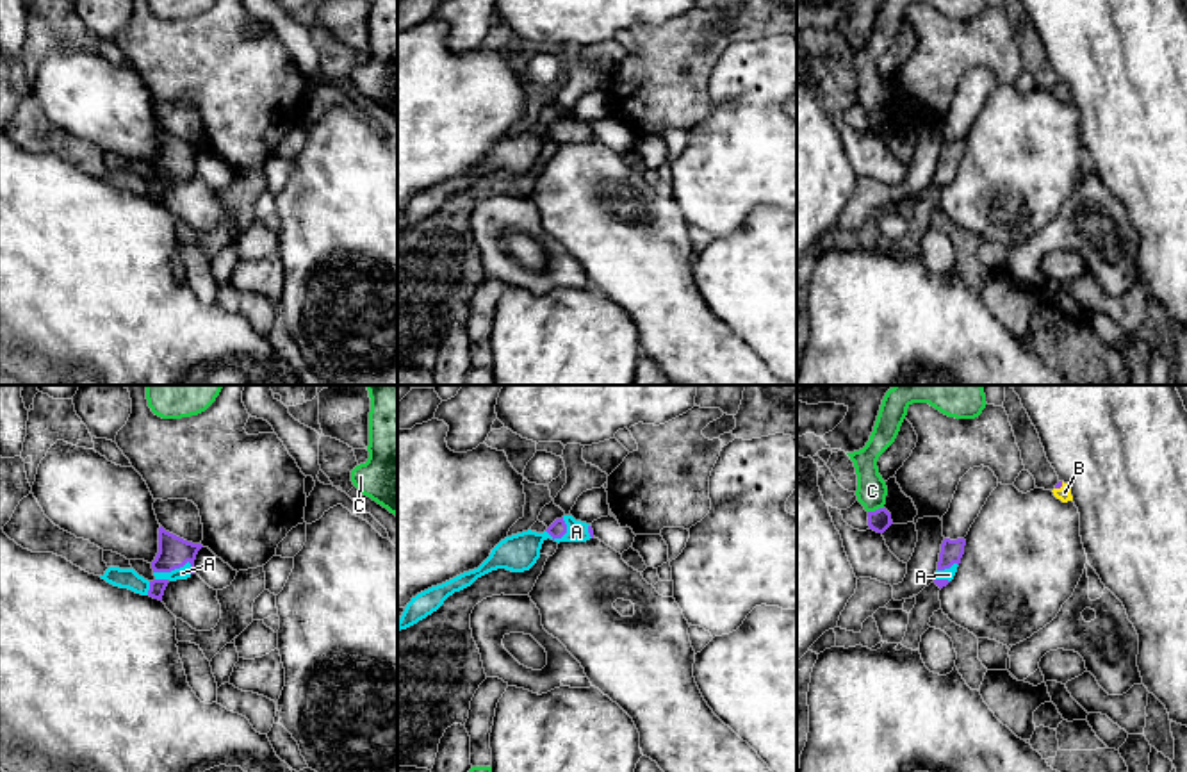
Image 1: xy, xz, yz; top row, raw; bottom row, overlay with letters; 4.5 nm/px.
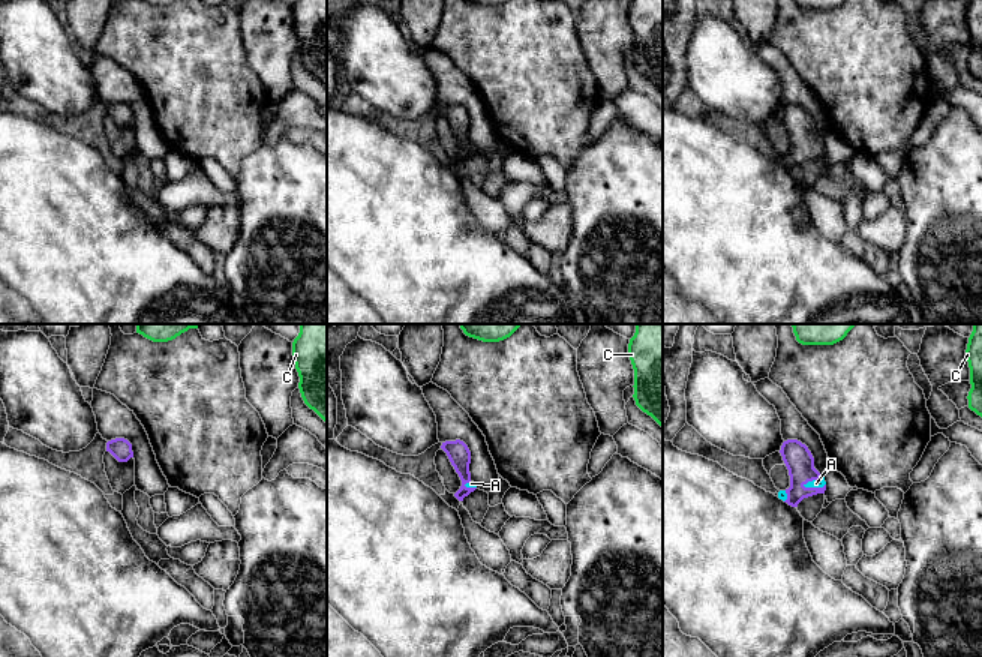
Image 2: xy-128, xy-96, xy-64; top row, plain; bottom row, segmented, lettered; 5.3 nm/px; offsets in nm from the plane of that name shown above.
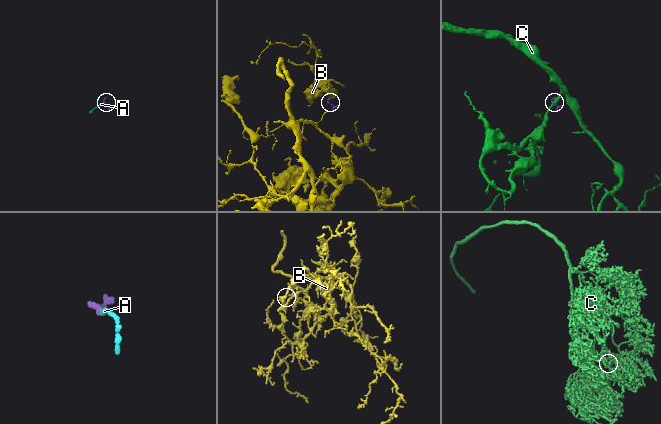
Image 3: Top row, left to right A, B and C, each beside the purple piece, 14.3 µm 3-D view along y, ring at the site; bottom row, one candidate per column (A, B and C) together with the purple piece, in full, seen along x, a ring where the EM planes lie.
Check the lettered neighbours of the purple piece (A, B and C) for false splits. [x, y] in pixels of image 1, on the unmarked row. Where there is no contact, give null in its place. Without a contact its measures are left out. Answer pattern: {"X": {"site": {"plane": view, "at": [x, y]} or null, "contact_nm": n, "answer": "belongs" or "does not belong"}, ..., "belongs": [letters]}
{"A": {"site": {"plane": "xy", "at": [171, 170]}, "contact_nm": 180, "answer": "belongs"}, "B": {"site": {"plane": "yz", "at": [1059, 88]}, "contact_nm": 50, "answer": "belongs"}, "C": {"site": {"plane": "yz", "at": [875, 111]}, "contact_nm": 80, "answer": "does not belong"}, "belongs": ["A", "B"]}

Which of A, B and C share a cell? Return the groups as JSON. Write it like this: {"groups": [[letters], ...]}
{"groups": [["A", "B"], ["C"]]}

